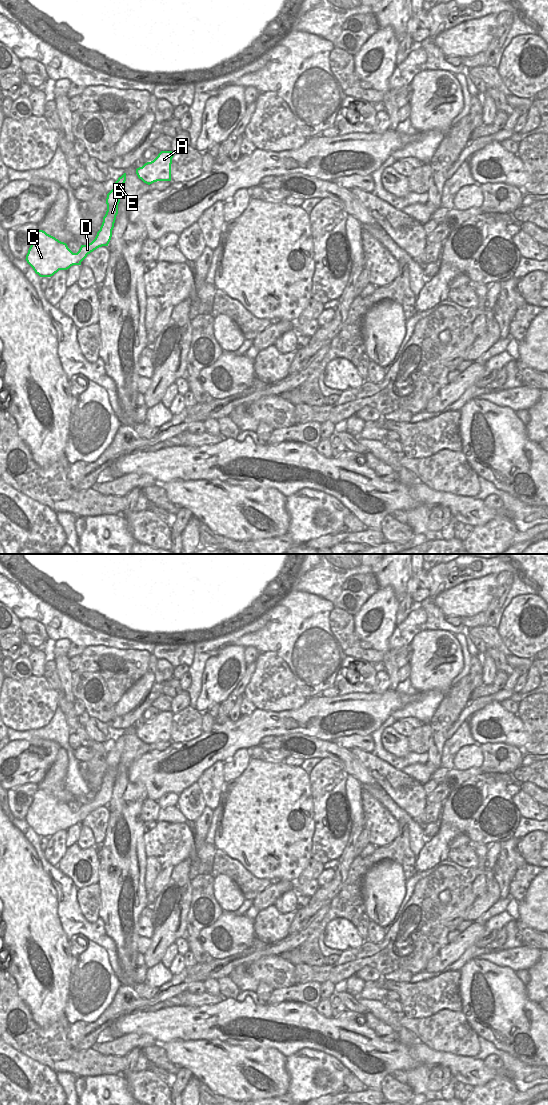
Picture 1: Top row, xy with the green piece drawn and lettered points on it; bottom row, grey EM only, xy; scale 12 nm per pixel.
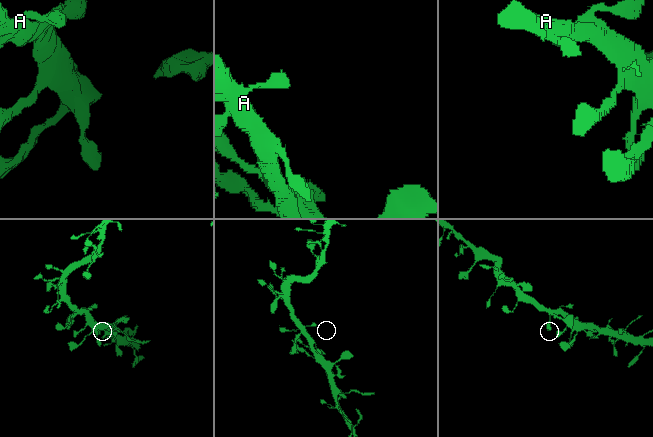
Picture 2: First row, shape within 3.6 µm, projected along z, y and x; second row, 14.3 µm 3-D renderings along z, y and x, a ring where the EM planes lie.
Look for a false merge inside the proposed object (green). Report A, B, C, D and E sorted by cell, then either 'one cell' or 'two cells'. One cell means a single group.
A B C D E; one cell

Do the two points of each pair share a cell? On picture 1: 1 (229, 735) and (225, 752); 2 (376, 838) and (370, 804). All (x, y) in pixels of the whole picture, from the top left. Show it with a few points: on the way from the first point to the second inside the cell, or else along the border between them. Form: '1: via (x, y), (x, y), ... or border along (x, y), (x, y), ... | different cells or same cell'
1: via (228, 739), (225, 748) | same cell
2: via (376, 830), (376, 815), (374, 812) | same cell

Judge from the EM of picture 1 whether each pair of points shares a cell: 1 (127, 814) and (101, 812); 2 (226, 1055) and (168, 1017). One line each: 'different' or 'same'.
1: different
2: different

